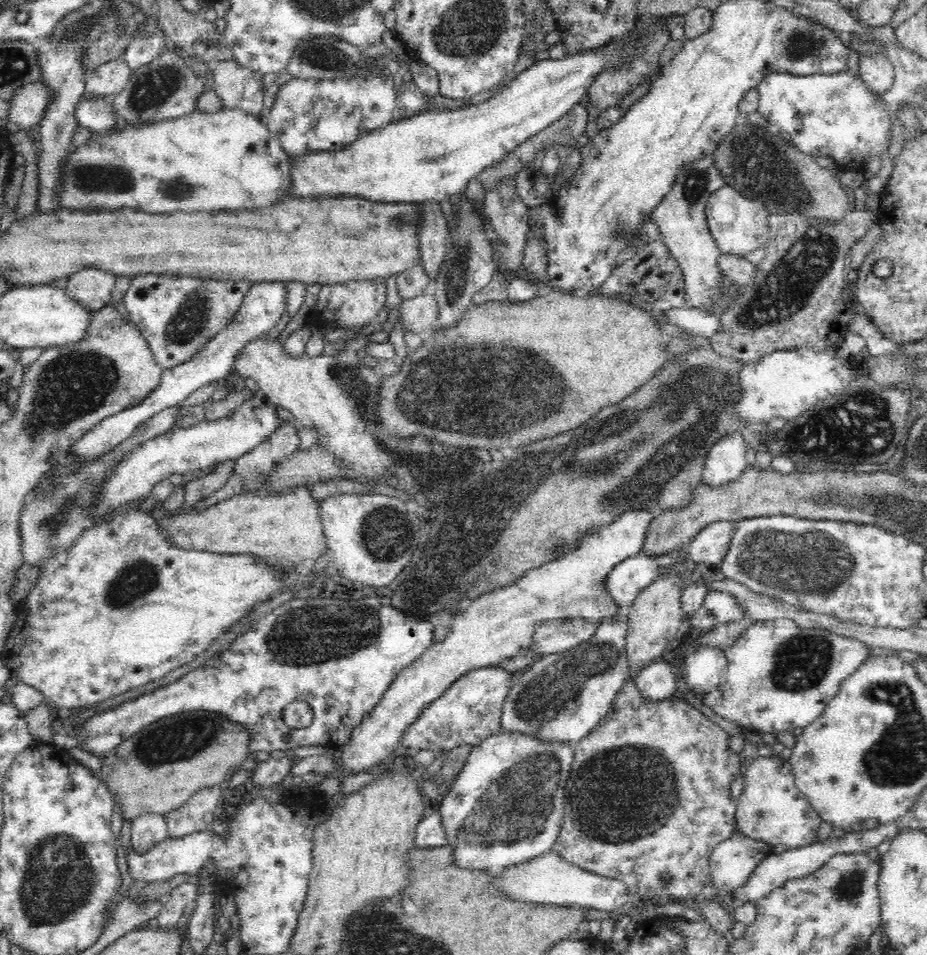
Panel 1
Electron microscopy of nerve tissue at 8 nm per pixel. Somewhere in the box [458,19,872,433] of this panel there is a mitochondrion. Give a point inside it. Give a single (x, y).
(787, 288)

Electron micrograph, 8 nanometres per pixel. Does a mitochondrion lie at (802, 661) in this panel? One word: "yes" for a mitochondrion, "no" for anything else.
yes

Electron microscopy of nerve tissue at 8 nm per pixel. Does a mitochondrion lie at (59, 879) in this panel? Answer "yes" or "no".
yes

